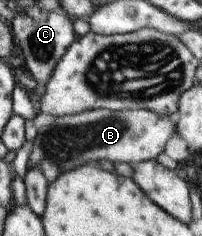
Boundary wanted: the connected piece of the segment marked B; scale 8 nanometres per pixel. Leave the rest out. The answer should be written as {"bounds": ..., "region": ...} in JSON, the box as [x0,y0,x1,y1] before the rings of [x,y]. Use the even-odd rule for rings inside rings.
{"bounds":[27,109,176,181],"region":[[[95,109],[89,112],[58,116],[50,125],[37,129],[32,154],[27,167],[40,167],[46,181],[56,181],[62,173],[98,161],[134,164],[156,159],[176,135],[176,123],[170,115],[160,117],[148,109],[110,111]]]}

